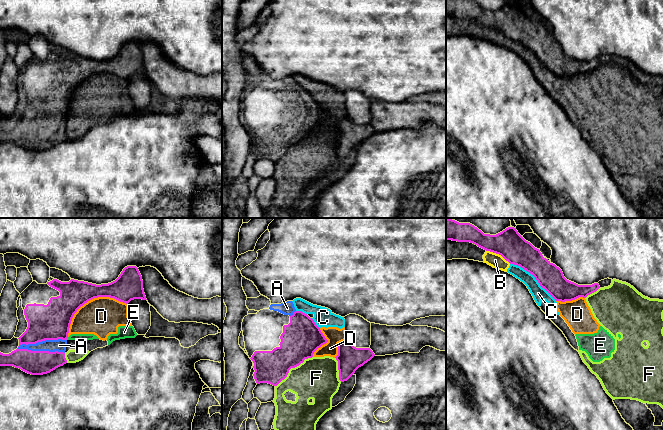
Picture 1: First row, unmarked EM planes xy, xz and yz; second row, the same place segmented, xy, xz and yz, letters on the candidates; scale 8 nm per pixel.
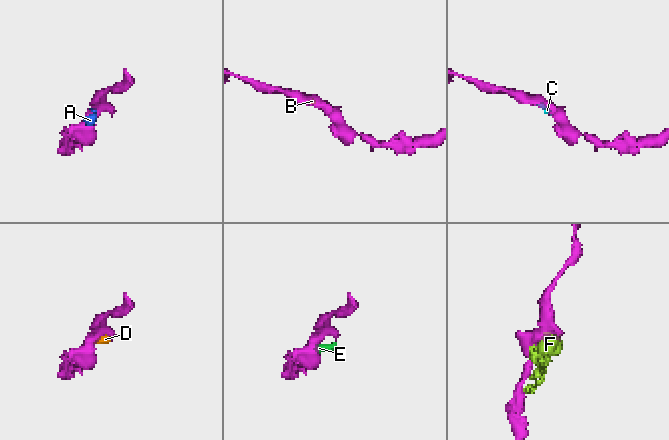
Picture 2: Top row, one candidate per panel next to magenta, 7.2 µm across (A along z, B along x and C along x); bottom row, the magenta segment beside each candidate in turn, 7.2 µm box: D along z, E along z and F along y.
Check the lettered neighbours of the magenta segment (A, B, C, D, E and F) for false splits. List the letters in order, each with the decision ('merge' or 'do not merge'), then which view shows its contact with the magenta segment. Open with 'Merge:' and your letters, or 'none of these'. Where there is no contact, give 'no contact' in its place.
Merge: A
A: merge; contact in xy
B: do not merge; contact in yz
C: do not merge; contact in yz
D: do not merge; contact in xy
E: do not merge; contact in xy
F: do not merge; contact in xz

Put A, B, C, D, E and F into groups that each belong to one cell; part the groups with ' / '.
A / B C D E F

